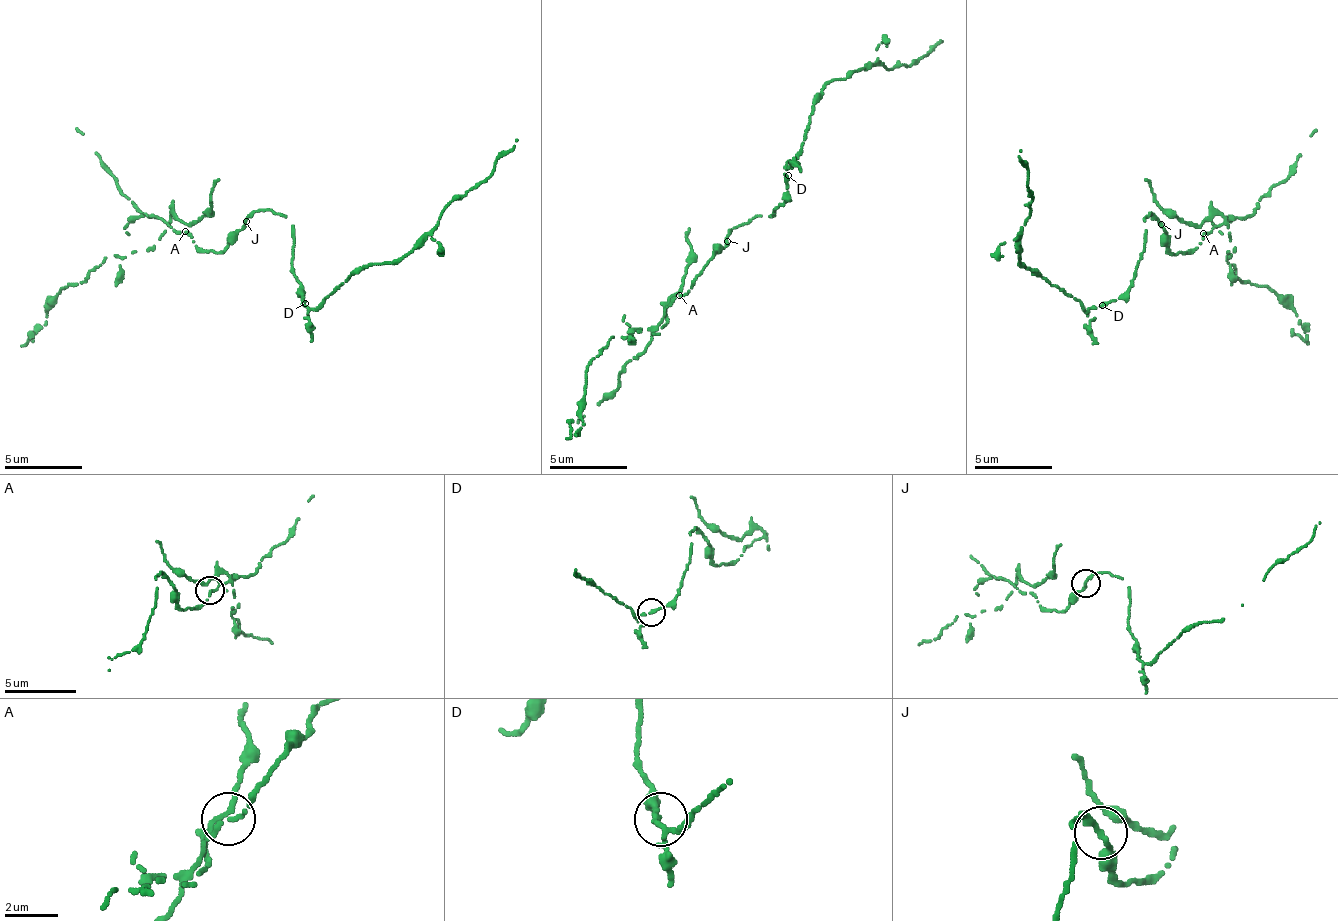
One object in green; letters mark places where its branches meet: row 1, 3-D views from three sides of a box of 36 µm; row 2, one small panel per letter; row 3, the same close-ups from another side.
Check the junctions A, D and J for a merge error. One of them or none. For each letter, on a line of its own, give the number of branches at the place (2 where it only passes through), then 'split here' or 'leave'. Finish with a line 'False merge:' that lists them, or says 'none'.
A: 2 branches meet; split here
D: 2 branches meet; leave
J: 2 branches meet; leave
False merge: A

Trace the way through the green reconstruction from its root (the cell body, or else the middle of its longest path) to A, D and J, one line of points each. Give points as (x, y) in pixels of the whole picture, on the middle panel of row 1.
A: (760, 217), (752, 216), (732, 228), (725, 245), (719, 246), (694, 278), (694, 285), (680, 296)
D: (760, 217), (772, 218), (775, 215), (774, 208), (785, 201), (788, 175)
J: (760, 217), (752, 216), (732, 228), (727, 241)

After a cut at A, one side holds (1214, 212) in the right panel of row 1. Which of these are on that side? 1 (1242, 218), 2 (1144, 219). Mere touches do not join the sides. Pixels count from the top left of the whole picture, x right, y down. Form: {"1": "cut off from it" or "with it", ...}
{"1": "cut off from it", "2": "cut off from it"}

